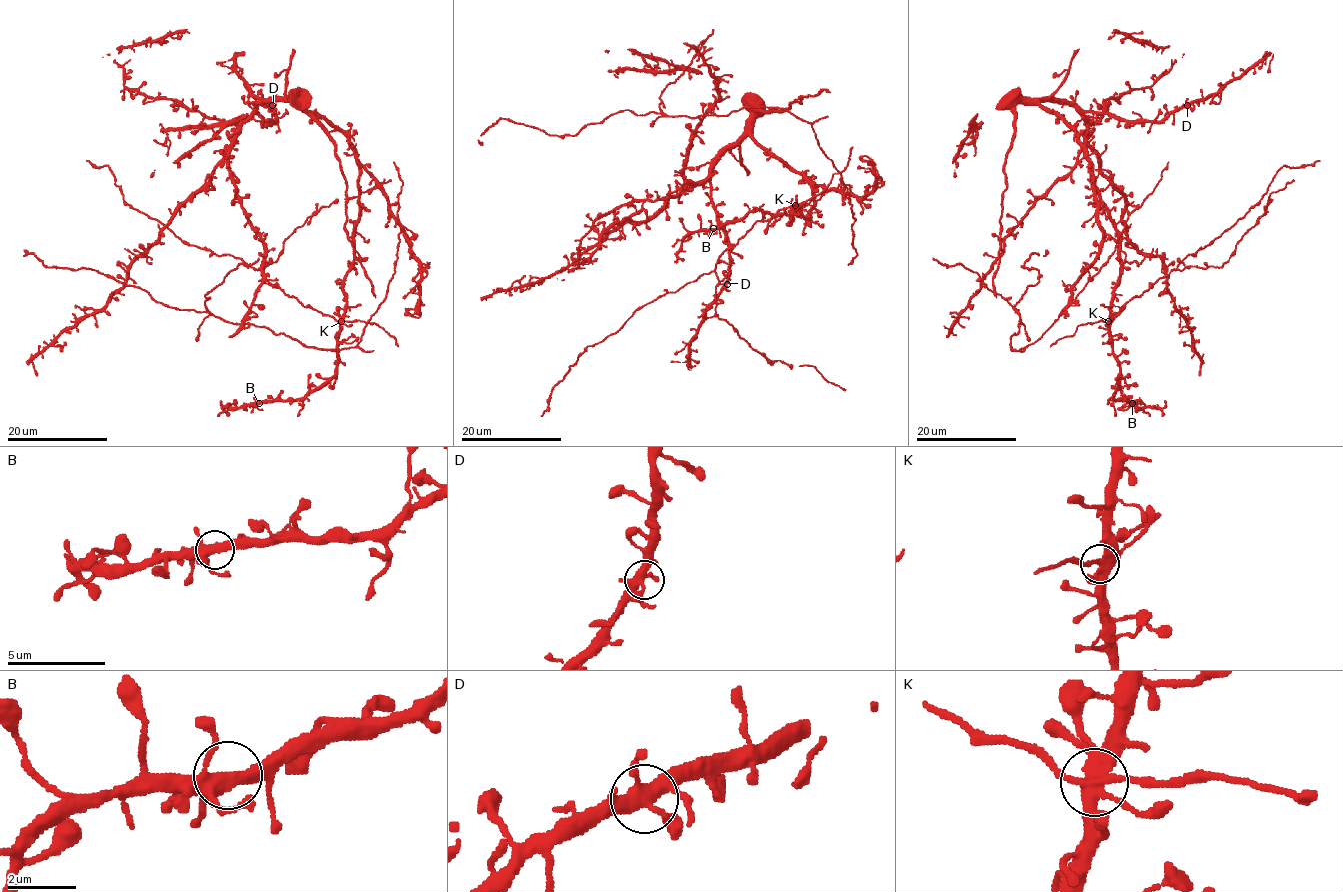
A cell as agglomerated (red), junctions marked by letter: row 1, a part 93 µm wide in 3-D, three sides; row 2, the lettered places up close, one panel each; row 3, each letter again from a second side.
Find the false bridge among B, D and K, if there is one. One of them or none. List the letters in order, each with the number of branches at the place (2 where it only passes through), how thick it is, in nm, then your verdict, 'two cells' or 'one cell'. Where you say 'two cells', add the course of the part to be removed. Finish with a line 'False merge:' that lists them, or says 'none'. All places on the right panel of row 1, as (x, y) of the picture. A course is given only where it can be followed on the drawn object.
B: 5 | 400 nm | one cell
D: 5 | 400 nm | one cell
K: 7 | 420 nm | one cell
False merge: none

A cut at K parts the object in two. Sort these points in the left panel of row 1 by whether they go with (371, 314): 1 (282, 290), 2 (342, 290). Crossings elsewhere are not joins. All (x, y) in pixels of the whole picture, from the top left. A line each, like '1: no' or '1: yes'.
1: no
2: yes

